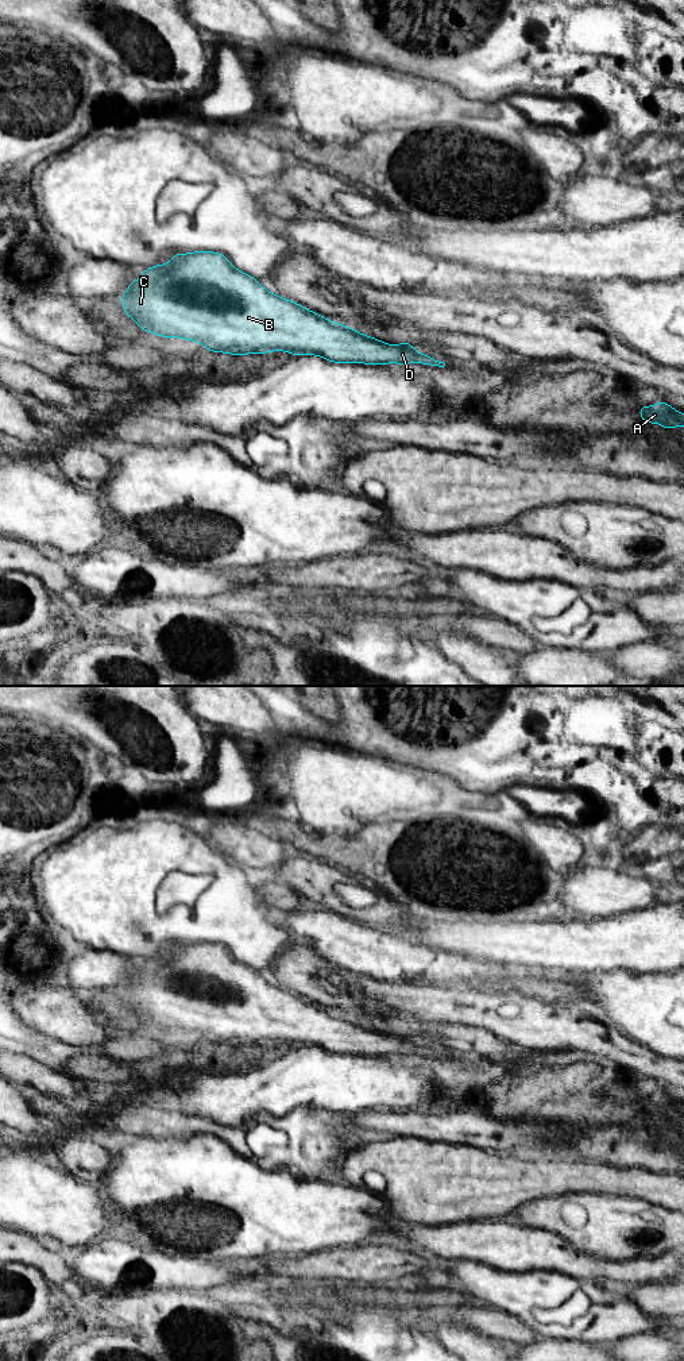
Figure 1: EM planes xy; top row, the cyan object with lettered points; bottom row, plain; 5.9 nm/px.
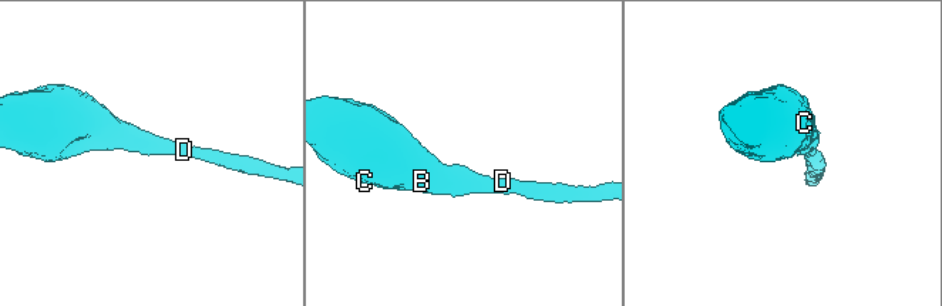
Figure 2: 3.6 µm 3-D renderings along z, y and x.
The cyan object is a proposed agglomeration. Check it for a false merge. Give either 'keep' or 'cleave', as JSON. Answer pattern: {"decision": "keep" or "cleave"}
{"decision": "keep"}

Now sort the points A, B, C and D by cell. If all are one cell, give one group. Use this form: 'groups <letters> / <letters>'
groups A B C D

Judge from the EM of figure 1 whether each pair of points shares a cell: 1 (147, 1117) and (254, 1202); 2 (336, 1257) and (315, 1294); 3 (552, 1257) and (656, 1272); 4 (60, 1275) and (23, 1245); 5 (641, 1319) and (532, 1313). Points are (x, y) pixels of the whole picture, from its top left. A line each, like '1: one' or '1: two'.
1: two
2: two
3: one
4: one
5: one

